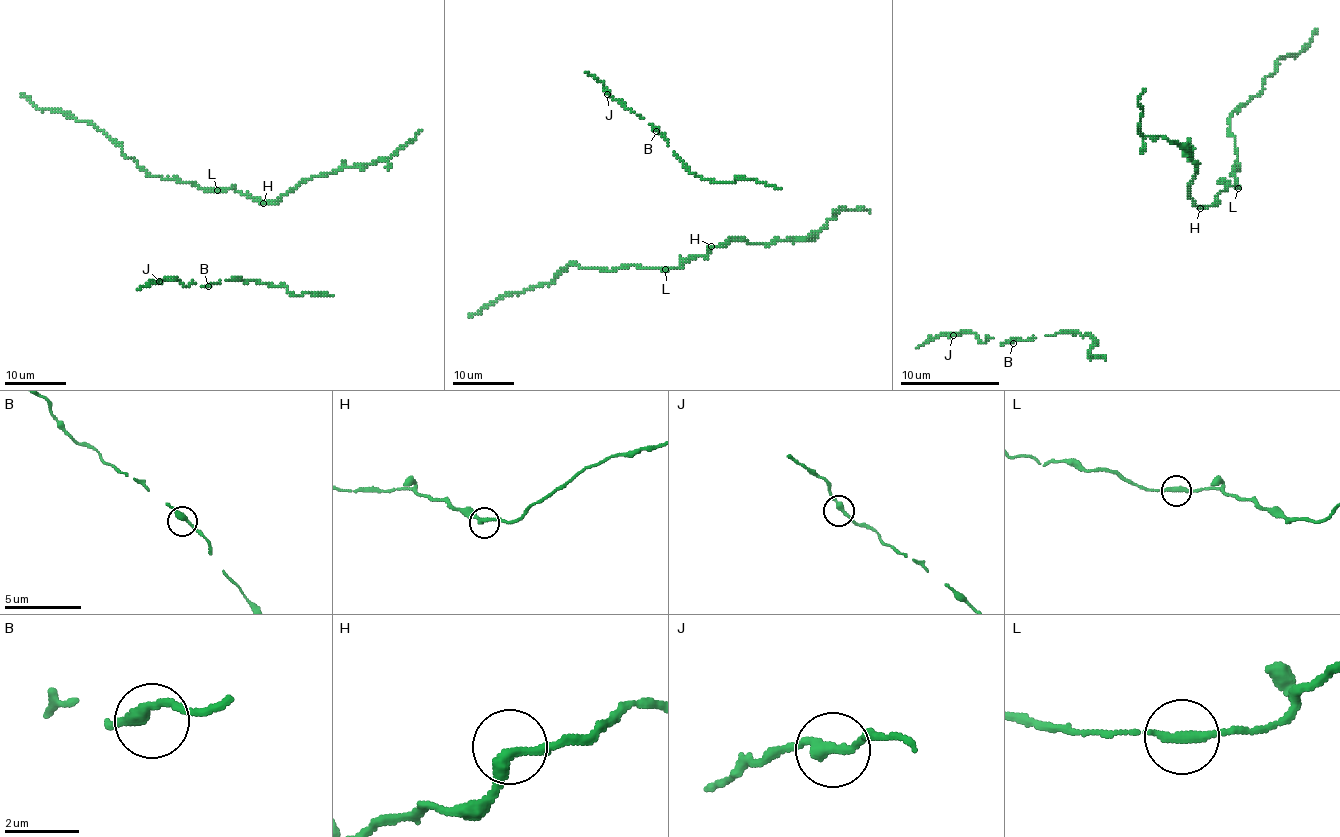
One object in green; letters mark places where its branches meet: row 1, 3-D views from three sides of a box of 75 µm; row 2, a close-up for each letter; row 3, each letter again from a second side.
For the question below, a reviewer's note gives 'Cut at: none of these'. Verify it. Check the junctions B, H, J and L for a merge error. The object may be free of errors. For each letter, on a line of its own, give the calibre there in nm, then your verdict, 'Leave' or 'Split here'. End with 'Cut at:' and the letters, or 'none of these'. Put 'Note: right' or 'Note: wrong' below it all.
B: Thickness 280 nm. Leave
H: Thickness 280 nm. Leave
J: Thickness 260 nm. Leave
L: Thickness 260 nm. Leave
Cut at: none of these
Note: right

